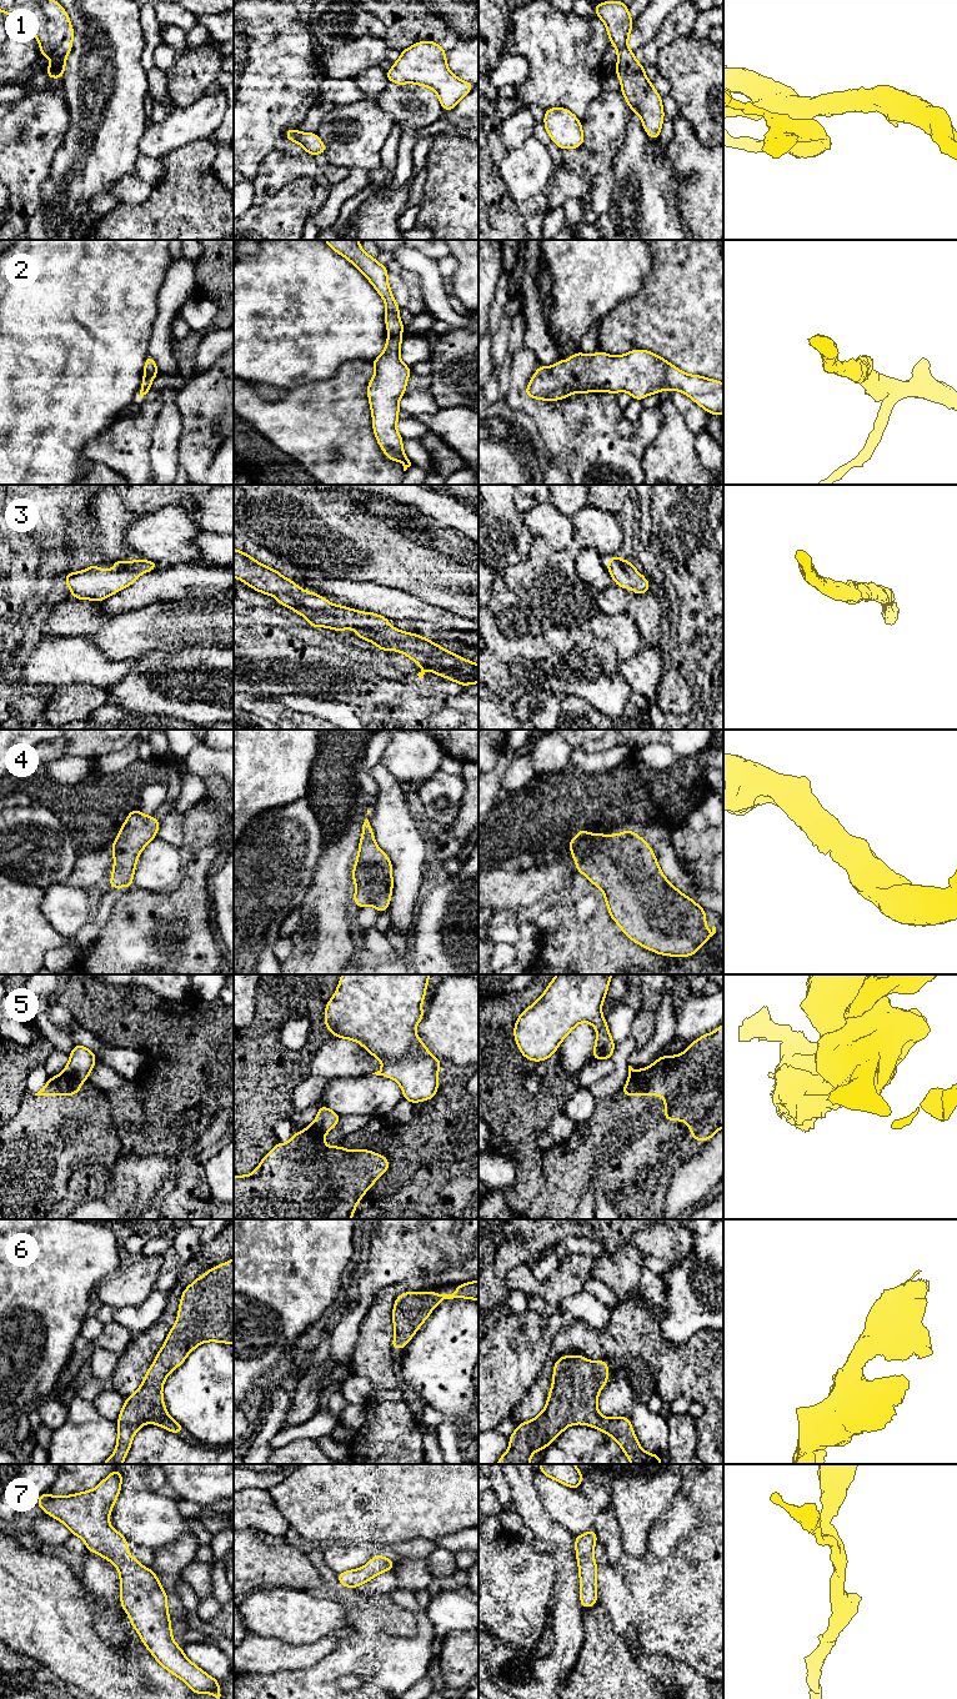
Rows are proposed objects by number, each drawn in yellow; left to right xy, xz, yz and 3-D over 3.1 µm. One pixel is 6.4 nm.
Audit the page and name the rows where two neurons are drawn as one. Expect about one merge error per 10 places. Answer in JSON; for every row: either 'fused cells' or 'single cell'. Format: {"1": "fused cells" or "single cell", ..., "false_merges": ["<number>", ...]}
{"1": "single cell", "2": "single cell", "3": "single cell", "4": "single cell", "5": "fused cells", "6": "single cell", "7": "single cell", "false_merges": ["5"]}

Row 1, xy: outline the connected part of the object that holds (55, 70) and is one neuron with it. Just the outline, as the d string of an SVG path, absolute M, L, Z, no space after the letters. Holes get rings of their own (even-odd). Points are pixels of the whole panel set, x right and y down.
M0 0L0 11L16 16L30 26L41 57L51 57L50 66L44 71L50 79L62 79L74 37L65 9L55 0Z

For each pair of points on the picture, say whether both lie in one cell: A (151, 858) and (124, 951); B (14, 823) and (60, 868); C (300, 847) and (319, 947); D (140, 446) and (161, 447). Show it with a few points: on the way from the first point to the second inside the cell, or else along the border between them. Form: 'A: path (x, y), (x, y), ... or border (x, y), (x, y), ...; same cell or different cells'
A: border (133, 886), (156, 892); different cells
B: path (25, 835), (49, 858); same cell
C: border (319, 861), (312, 882), (299, 907); different cells
D: border (156, 419), (150, 445), (151, 471); different cells

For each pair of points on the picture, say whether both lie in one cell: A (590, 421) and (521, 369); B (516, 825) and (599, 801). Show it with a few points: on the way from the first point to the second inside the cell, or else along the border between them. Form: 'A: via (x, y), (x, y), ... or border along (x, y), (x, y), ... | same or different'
A: via (566, 421), (557, 421), (534, 407), (521, 392) | same
B: via (536, 820), (555, 807), (579, 806) | same

